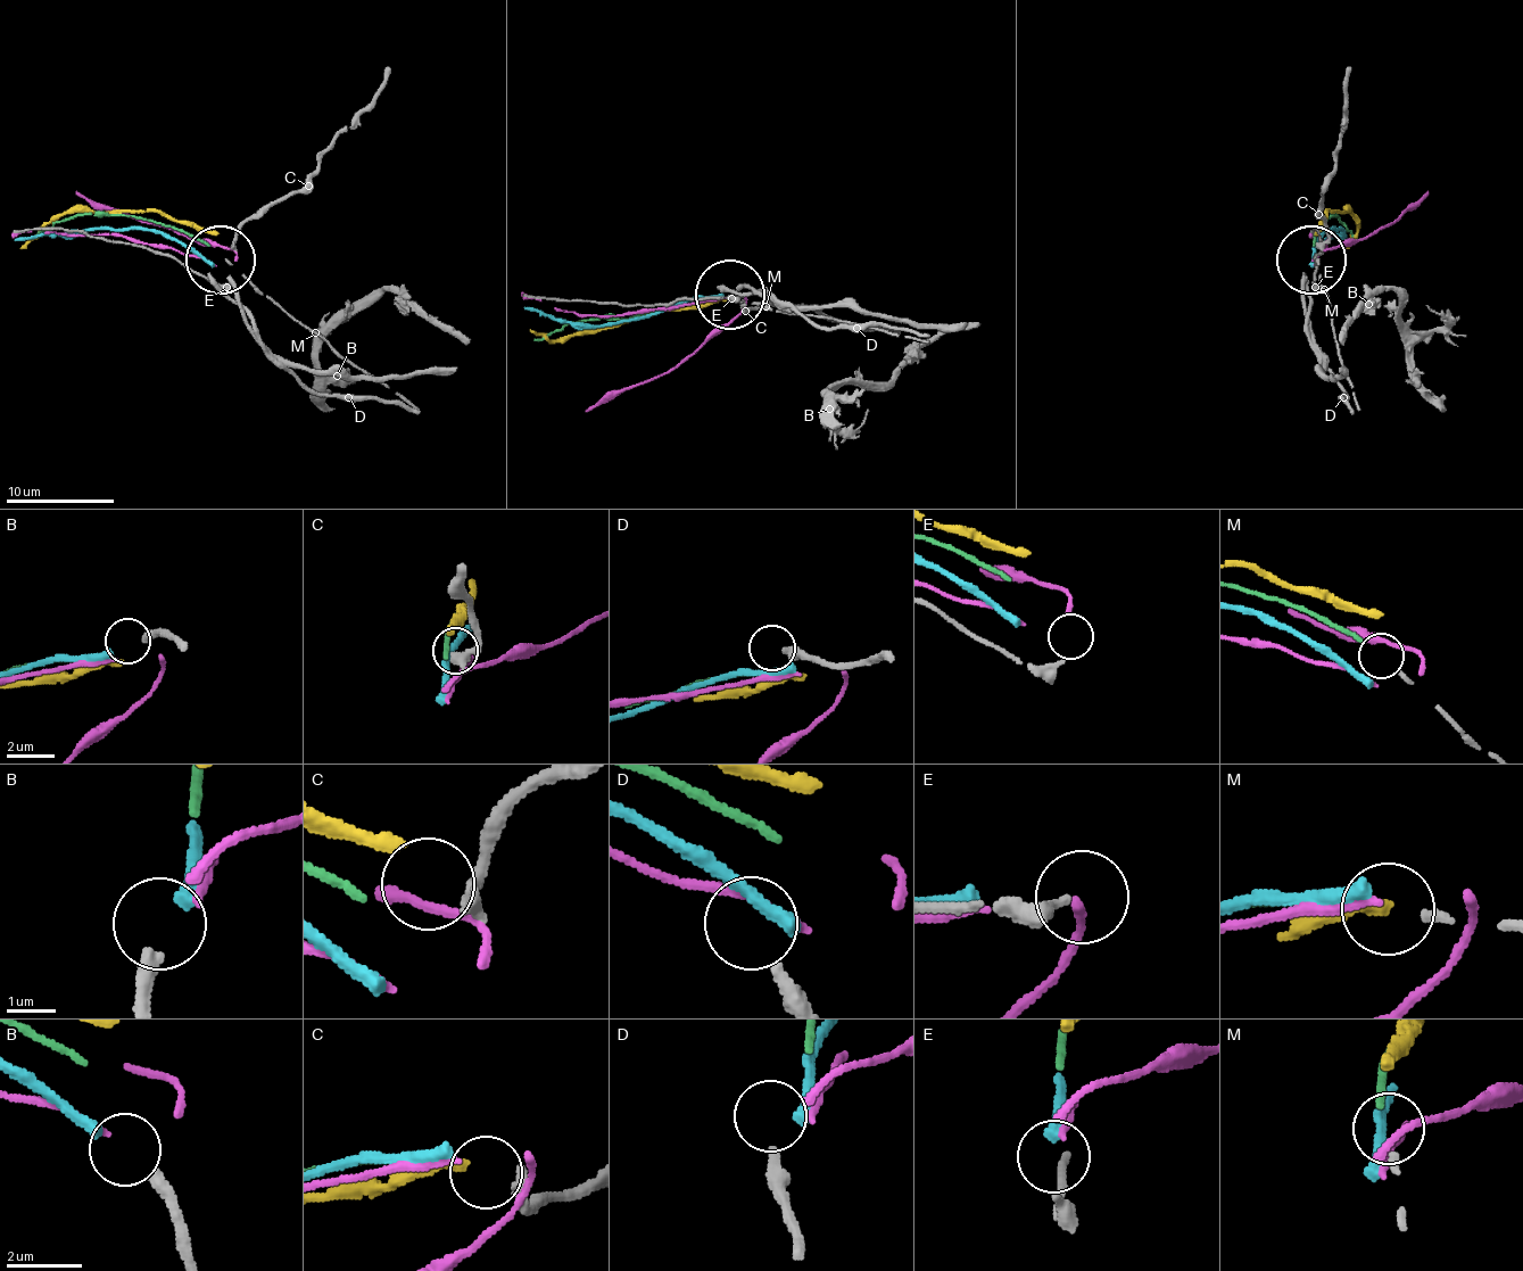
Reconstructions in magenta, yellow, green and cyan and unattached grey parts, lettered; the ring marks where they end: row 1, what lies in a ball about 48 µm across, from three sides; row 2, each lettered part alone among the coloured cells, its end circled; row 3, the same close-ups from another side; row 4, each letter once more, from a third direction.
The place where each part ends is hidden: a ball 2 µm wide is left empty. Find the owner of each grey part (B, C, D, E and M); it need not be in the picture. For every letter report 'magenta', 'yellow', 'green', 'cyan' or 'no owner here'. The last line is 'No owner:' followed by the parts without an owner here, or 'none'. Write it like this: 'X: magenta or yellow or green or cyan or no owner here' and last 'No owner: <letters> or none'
B: cyan
C: yellow
D: no owner here
E: no owner here
M: green
No owner: D, E

